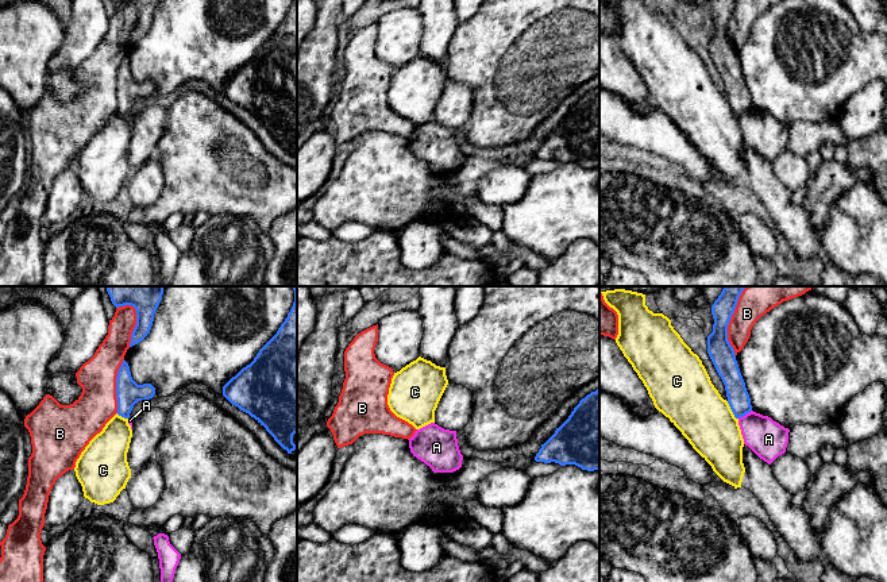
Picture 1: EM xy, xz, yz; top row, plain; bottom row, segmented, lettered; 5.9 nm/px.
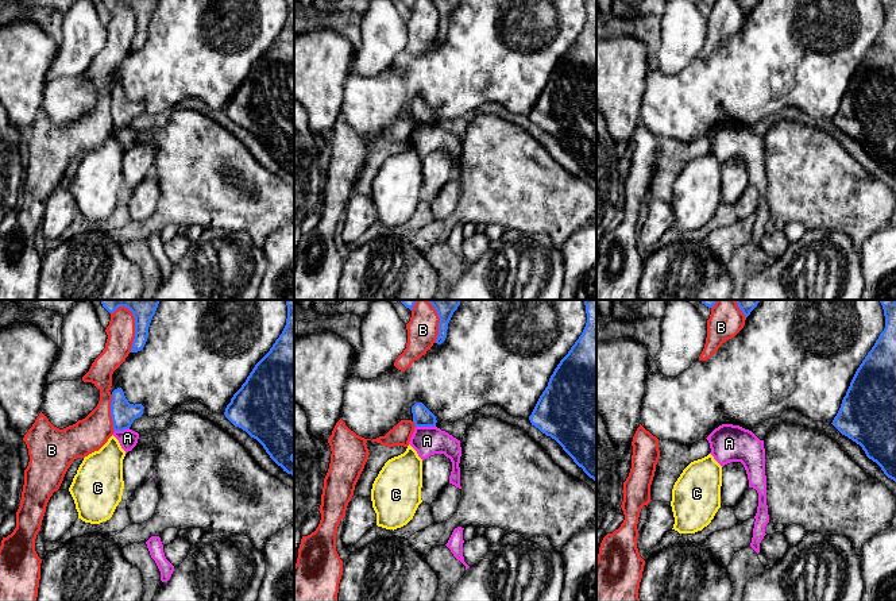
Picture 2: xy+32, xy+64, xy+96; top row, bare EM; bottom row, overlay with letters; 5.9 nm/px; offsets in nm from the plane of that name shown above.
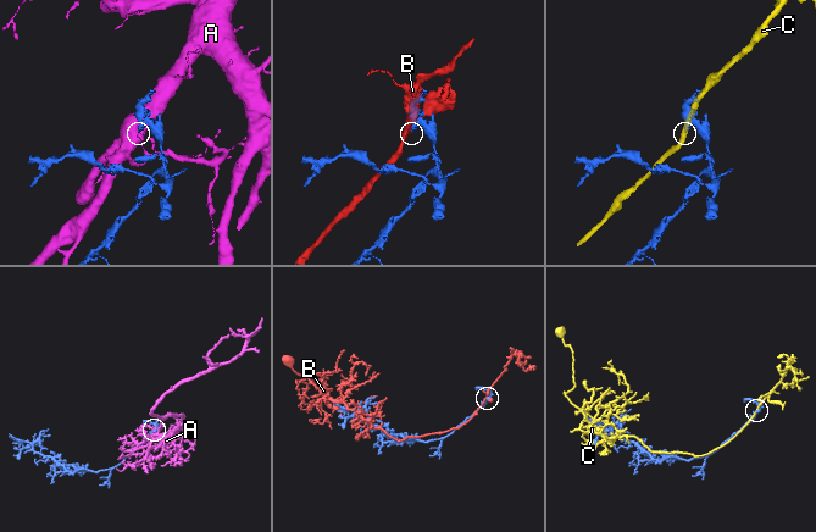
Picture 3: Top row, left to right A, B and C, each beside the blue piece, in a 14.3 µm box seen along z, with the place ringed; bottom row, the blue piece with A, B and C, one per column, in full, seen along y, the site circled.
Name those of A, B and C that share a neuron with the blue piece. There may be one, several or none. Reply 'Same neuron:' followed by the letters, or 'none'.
Same neuron: none

